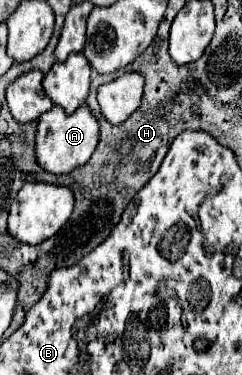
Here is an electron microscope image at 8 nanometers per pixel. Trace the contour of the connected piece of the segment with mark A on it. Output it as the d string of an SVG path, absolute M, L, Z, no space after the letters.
M55 105L53 109L39 117L35 153L39 165L49 173L69 173L75 167L81 167L91 159L97 143L99 143L99 123L87 105L81 105L73 115L63 113L63 109Z

